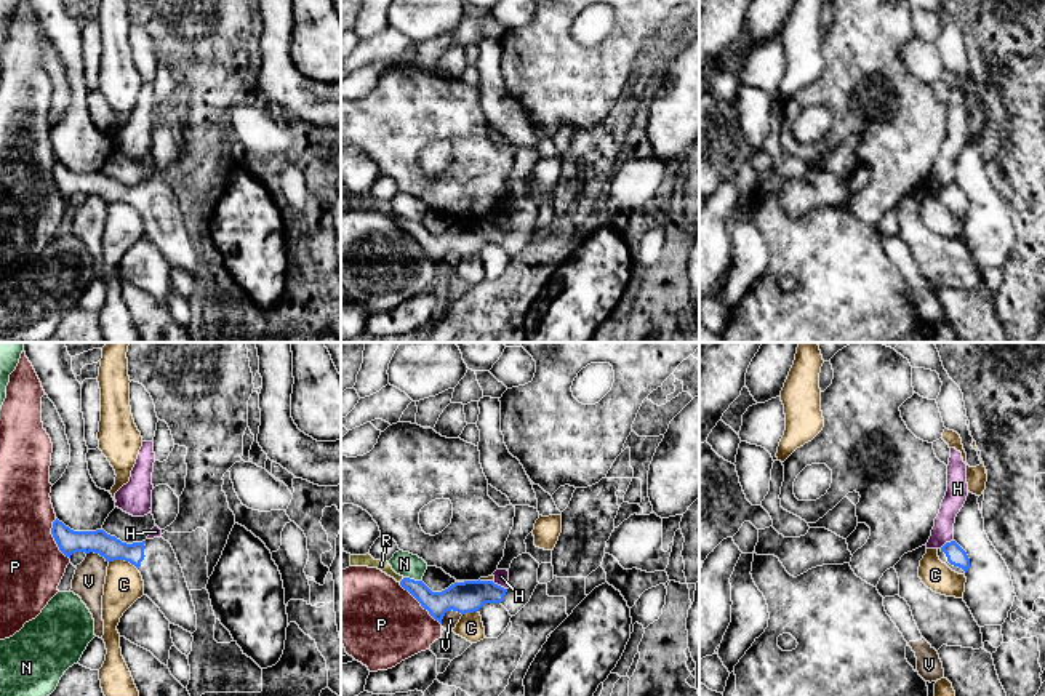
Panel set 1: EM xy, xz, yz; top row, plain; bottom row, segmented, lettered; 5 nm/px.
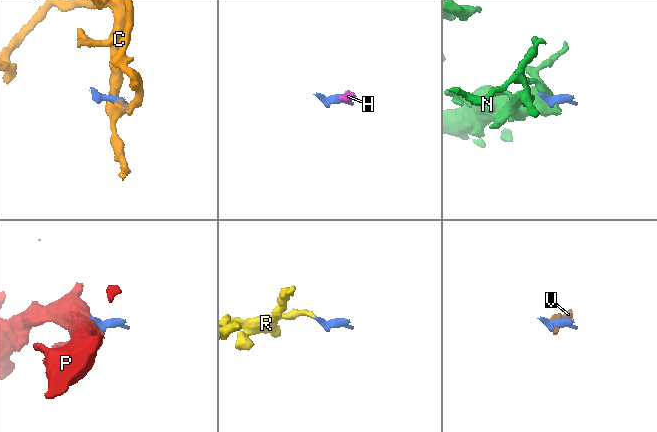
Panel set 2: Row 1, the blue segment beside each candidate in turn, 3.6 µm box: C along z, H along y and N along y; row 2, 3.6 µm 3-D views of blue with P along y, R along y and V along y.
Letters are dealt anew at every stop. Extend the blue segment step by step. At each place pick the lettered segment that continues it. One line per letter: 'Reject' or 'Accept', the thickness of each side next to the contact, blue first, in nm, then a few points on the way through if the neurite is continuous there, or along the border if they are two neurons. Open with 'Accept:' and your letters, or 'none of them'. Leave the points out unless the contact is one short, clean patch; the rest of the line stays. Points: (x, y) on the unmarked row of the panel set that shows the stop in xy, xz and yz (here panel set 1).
Accept: R
C: Reject. Thickness 120 nm (blue) against 190 nm. Boundary: xy (109, 202), (128, 202), (138, 212)
H: Reject. Thickness 160 nm (blue) against 80 nm. Boundary: xz (492, 223), (506, 231)
N: Reject. Thickness 140 nm (blue) against 120 nm. Boundary: xz (404, 218), (420, 223)
P: Reject. Thickness 160 nm (blue) against 420 nm. Boundary: xz (399, 224), (440, 266)
R: Accept. Thickness 120 nm (blue) against 60 nm. Path across: xz (437, 245), (402, 221), (383, 207), (357, 202)
V: Reject. Thickness 160 nm (blue) against 80 nm. Boundary: xz (461, 255), (448, 252), (440, 264)

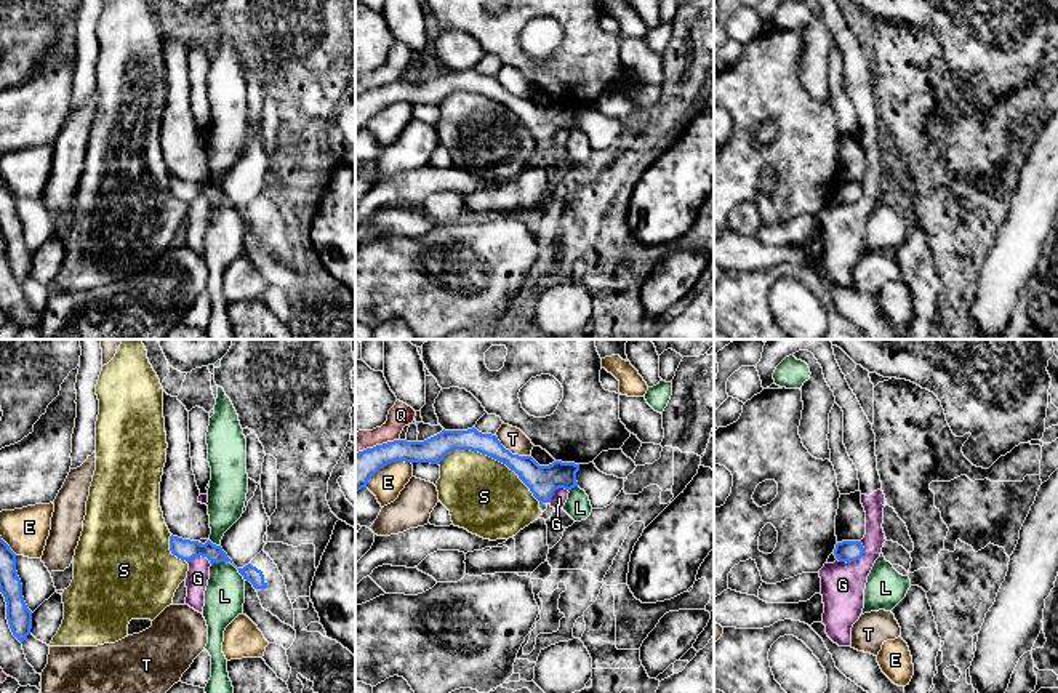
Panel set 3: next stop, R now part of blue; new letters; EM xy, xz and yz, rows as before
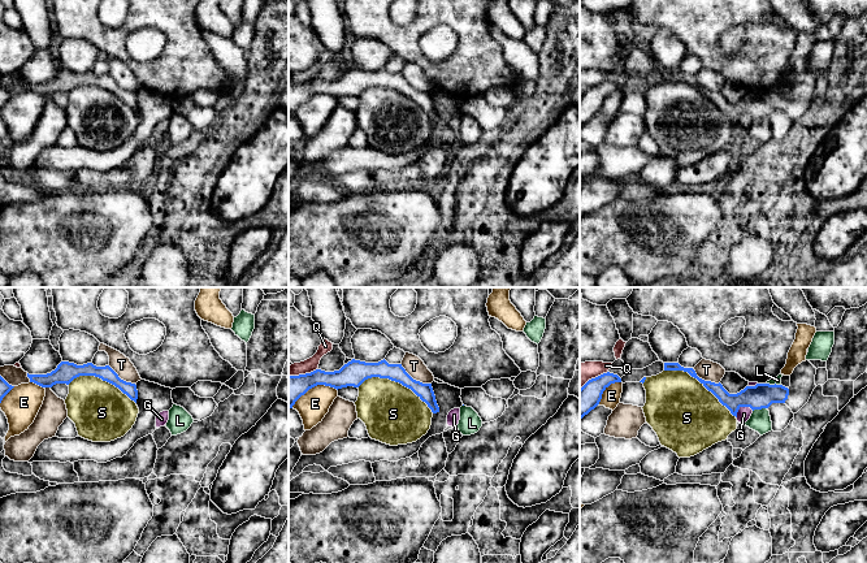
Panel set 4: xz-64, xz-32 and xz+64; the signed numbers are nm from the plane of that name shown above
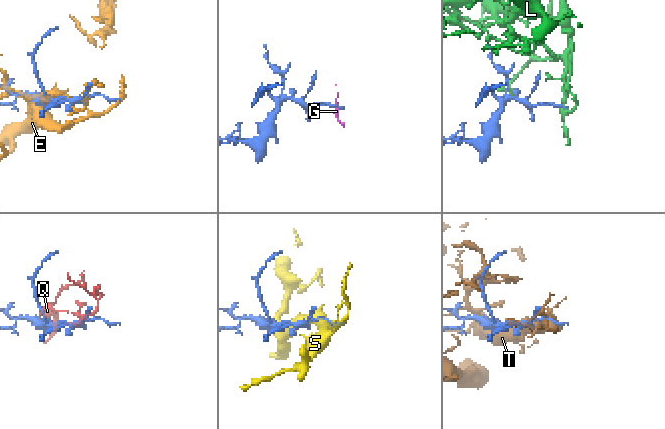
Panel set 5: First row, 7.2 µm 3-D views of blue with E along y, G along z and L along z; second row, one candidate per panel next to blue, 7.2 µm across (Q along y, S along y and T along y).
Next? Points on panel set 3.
Accept: none of them
E: Reject. Thickness 170 nm (blue) against 160 nm
G: Reject. Thickness 110 nm (blue) against 220 nm. Boundary: yz (861, 183), (863, 194), (858, 200), (850, 204), (837, 202)
L: Reject. Thickness 110 nm (blue) against 200 nm. Boundary: xy (212, 204), (229, 204), (244, 221)
Q: Reject. Thickness 170 nm (blue) against 120 nm
S: Reject. Thickness 130 nm (blue) against 380 nm. Boundary: xz (439, 103), (453, 92), (477, 92), (504, 104), (540, 143)
T: Reject. Thickness 160 nm (blue) against 120 nm

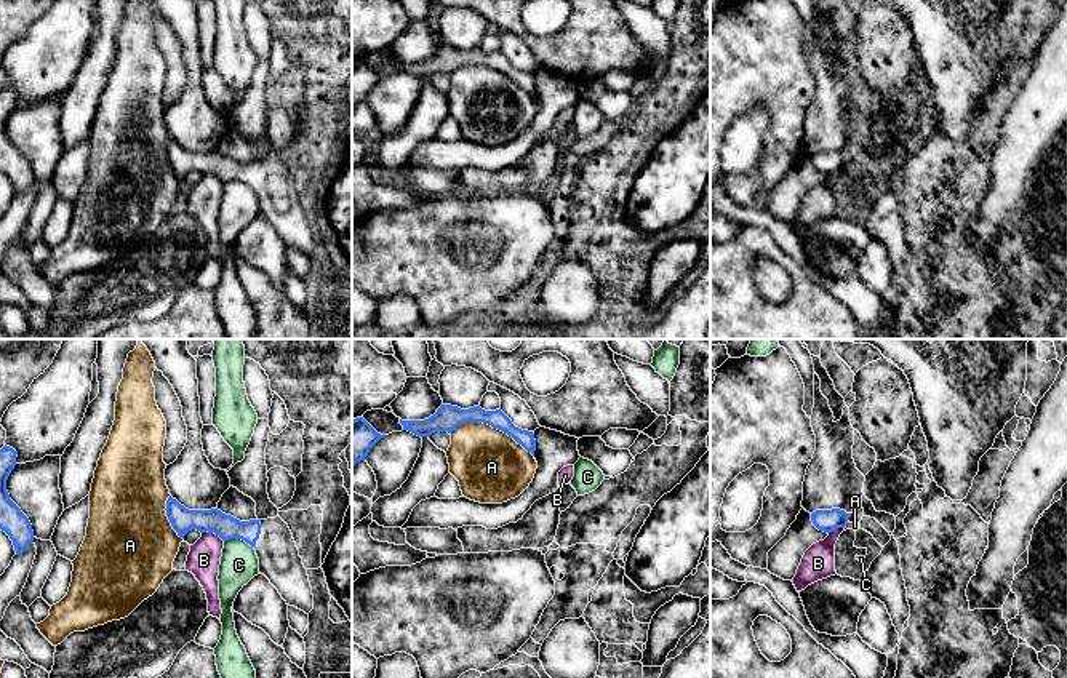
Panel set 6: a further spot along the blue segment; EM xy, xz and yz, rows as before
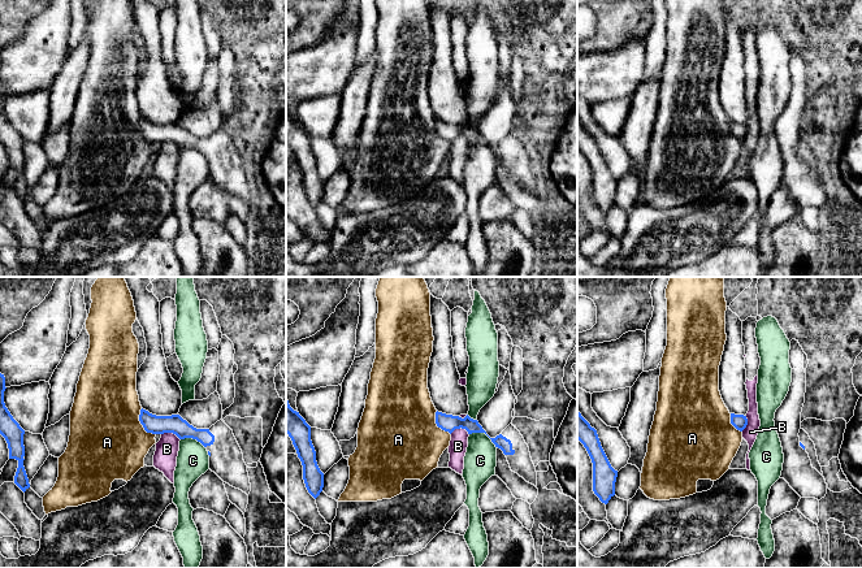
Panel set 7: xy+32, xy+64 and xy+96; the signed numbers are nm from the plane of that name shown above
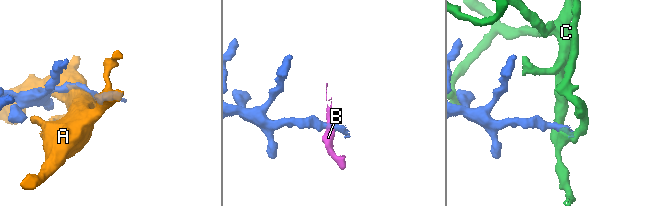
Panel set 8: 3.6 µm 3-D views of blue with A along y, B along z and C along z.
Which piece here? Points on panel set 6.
Accept: none of them
A: Reject. Thickness 130 nm (blue) against 360 nm. Boundary: xz (450, 74), (464, 64), (487, 64), (511, 77), (533, 98)
B: Reject. Thickness 130 nm (blue) against 170 nm. Boundary: xy (202, 173), (211, 173), (224, 183)
C: Reject. Thickness 120 nm (blue) against 190 nm. Boundary: xy (224, 183), (243, 181), (253, 189)

